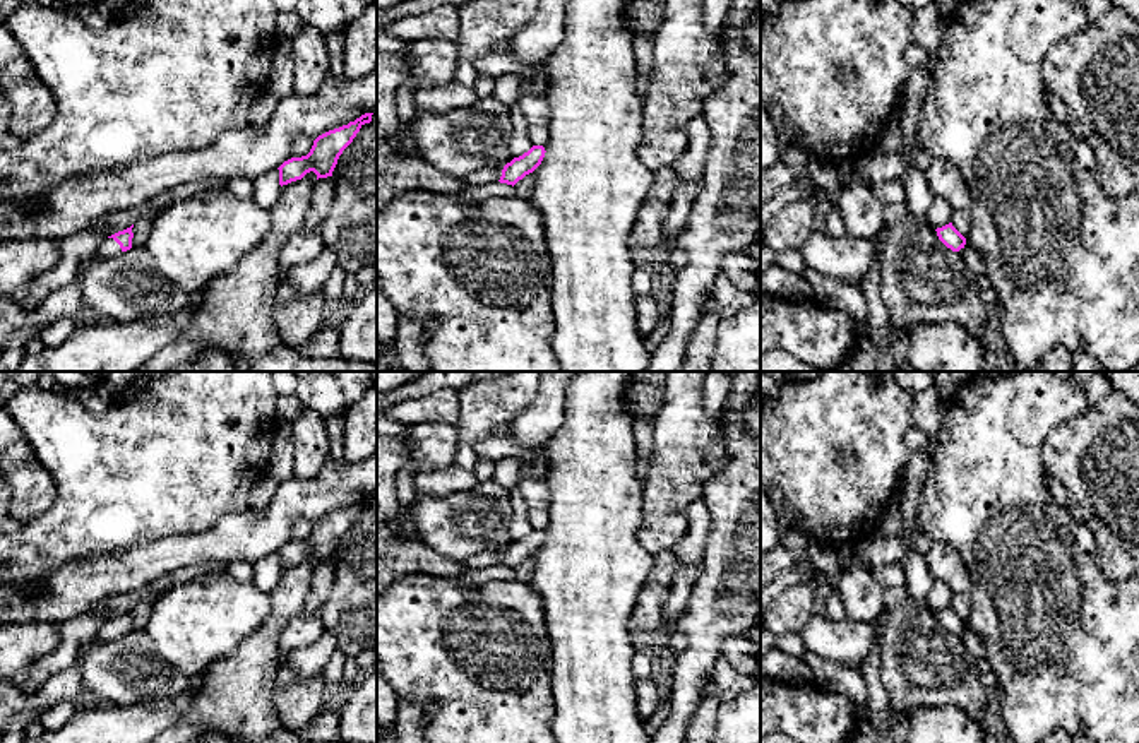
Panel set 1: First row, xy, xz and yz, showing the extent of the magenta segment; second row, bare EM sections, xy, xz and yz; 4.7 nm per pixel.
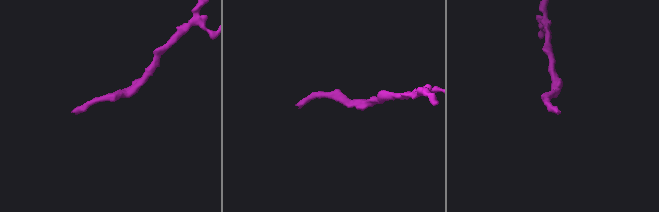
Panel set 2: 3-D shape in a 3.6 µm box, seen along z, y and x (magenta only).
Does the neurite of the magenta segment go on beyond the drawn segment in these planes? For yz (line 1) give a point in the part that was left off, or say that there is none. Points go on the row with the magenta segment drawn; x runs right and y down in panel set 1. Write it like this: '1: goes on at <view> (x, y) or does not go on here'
1: does not go on here

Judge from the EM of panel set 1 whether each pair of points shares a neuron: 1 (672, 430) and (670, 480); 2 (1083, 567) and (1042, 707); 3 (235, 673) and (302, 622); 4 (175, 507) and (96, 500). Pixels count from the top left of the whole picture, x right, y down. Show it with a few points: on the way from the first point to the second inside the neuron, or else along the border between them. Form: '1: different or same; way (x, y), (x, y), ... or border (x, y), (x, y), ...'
1: same; way (672, 442), (672, 468)
2: same; way (1054, 601), (1052, 673)
3: different; border (302, 605), (280, 637), (283, 659)
4: same; way (156, 500), (115, 500)

